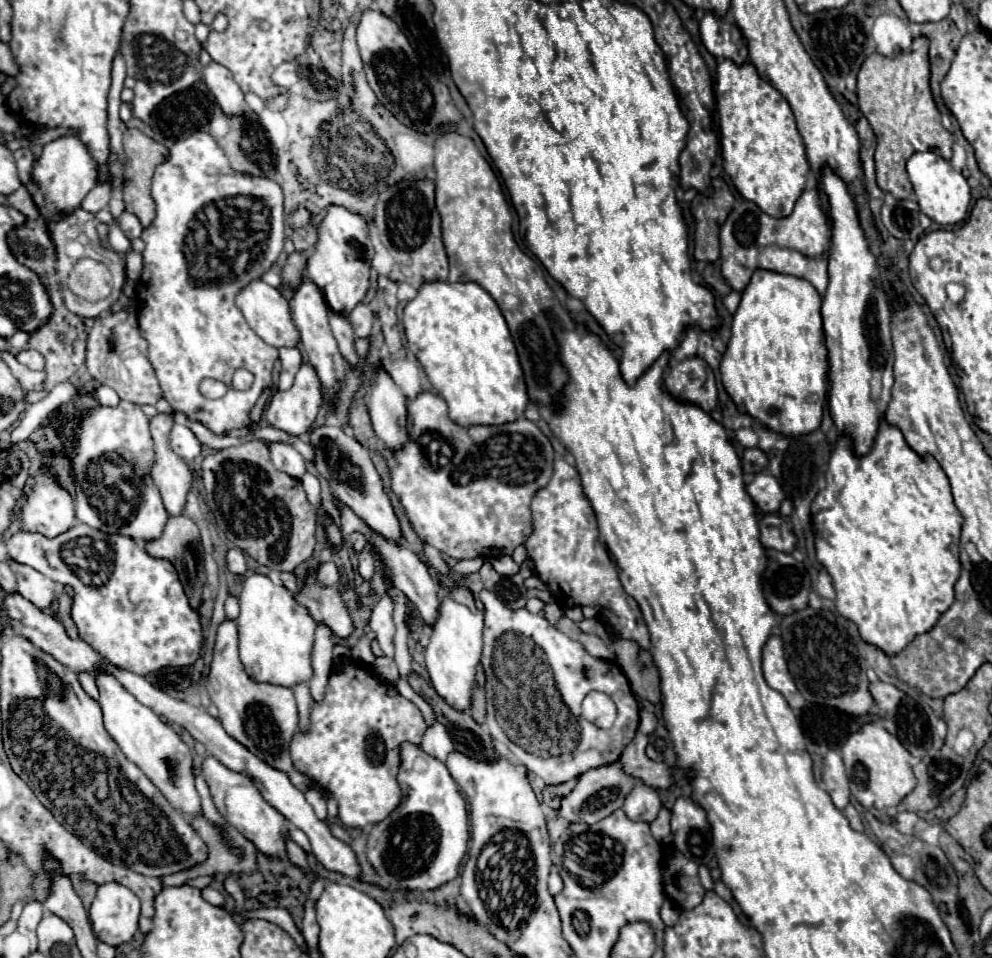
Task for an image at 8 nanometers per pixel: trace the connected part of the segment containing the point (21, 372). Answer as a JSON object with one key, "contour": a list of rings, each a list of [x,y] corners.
{"contour":[[[3,351],[1,353],[3,361],[7,363],[7,367],[11,369],[11,373],[17,377],[19,385],[25,389],[25,391],[41,391],[43,389],[43,379],[45,379],[45,373],[43,371],[31,371],[27,369],[25,365],[21,365],[11,353]]]}

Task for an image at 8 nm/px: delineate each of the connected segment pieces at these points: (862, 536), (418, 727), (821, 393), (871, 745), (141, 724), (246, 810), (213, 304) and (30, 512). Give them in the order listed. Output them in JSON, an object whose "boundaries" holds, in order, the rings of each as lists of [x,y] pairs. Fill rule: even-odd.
{"boundaries":[[[[881,419],[873,447],[865,455],[855,453],[849,435],[835,443],[825,481],[825,489],[811,505],[811,514],[815,555],[833,579],[837,611],[857,625],[863,641],[887,655],[897,655],[915,635],[929,631],[955,601],[953,585],[961,573],[959,533],[963,519],[953,503],[949,481],[933,457],[913,453],[905,445],[903,433],[885,419]]],[[[349,663],[339,673],[331,673],[325,687],[323,701],[311,703],[311,725],[307,731],[297,731],[291,737],[291,761],[293,767],[307,775],[327,797],[333,797],[339,805],[339,821],[343,827],[365,827],[369,823],[383,821],[401,801],[401,789],[397,785],[397,773],[401,765],[401,745],[405,741],[421,745],[427,731],[425,719],[417,705],[405,699],[401,693],[389,695],[393,685],[383,683],[367,665]]],[[[765,269],[753,273],[733,315],[731,339],[721,361],[721,381],[733,403],[769,431],[799,437],[819,429],[829,389],[829,353],[825,349],[821,297],[809,281]]],[[[873,723],[863,725],[843,743],[841,757],[845,761],[851,795],[865,809],[883,811],[887,807],[897,807],[903,801],[903,797],[915,789],[917,779],[909,765],[911,753],[897,741],[897,737],[893,737],[883,727],[877,727]]],[[[99,673],[97,687],[101,693],[99,705],[105,717],[105,729],[121,747],[125,757],[129,757],[129,761],[133,761],[151,779],[151,783],[161,791],[163,797],[169,799],[177,811],[185,813],[189,819],[201,815],[201,799],[193,777],[193,755],[183,739],[173,731],[169,723],[165,723],[149,707],[141,705],[131,693],[127,693],[113,675]]],[[[205,757],[203,759],[201,773],[203,773],[203,777],[205,777],[205,781],[211,789],[211,797],[215,801],[219,813],[229,821],[231,827],[241,831],[265,855],[275,857],[285,849],[287,821],[285,821],[285,817],[281,817],[281,813],[277,813],[277,809],[273,809],[263,799],[263,795],[253,785],[253,781],[249,781],[249,777],[245,777],[241,773],[233,773],[223,763],[219,763],[215,757]]],[[[208,125],[205,129],[202,127],[186,138],[175,141],[169,150],[167,161],[163,161],[153,175],[151,195],[157,205],[157,217],[141,235],[141,239],[145,241],[145,251],[143,251],[145,265],[141,275],[145,291],[137,293],[139,327],[141,335],[149,345],[147,359],[155,369],[159,385],[163,389],[163,397],[169,401],[169,405],[175,411],[181,411],[189,419],[203,423],[217,435],[229,429],[241,429],[251,425],[249,411],[257,403],[263,389],[269,389],[273,385],[271,371],[277,359],[277,349],[267,345],[261,337],[257,337],[255,331],[247,325],[245,317],[235,305],[235,295],[241,287],[245,287],[253,279],[259,279],[263,271],[267,271],[273,263],[275,265],[281,259],[285,240],[283,246],[283,235],[279,233],[283,231],[284,235],[289,235],[287,217],[283,221],[285,197],[281,185],[275,183],[277,182],[275,178],[268,177],[269,173],[257,176],[251,173],[235,173],[235,171],[231,173],[231,171],[233,169],[227,161],[227,156],[209,134]],[[237,369],[247,369],[255,375],[251,389],[239,391],[231,387],[231,379]],[[205,377],[223,381],[227,385],[227,393],[215,401],[205,399],[199,393],[199,383]]],[[[43,461],[43,465],[37,469],[35,473],[35,485],[31,487],[31,491],[25,495],[23,505],[19,509],[19,519],[21,519],[21,529],[29,531],[29,533],[41,533],[49,539],[69,531],[73,527],[75,521],[75,505],[73,505],[73,497],[69,491],[65,491],[55,477],[49,473],[49,465],[47,461]]]]}

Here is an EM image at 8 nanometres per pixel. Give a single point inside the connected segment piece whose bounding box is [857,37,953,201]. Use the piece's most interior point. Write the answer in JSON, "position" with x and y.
{"position":[894,96]}

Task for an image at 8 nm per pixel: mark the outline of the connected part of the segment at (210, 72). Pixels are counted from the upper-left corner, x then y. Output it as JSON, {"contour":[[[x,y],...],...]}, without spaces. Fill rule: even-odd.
{"contour":[[[211,61],[205,69],[203,69],[203,81],[207,85],[207,89],[215,95],[217,103],[221,105],[221,109],[227,115],[243,115],[245,113],[245,99],[243,99],[243,91],[239,89],[239,85],[235,83],[233,75],[229,73],[229,69],[225,69],[221,63]]]}

